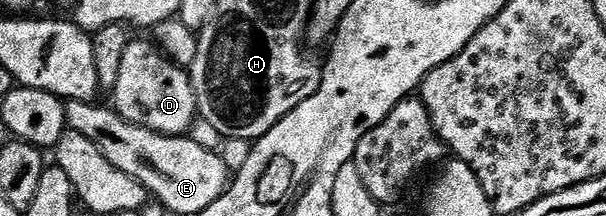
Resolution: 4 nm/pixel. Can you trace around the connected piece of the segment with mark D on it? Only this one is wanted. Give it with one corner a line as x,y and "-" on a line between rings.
146,39
146,41
130,40
127,51
123,51
123,64
119,66
119,80
116,81
115,87
111,90
111,97
113,97
112,108
116,109
118,115
123,119
163,135
179,137
188,134
189,128
193,125
193,120
196,122
199,117
195,87
193,80
189,78
188,68
170,61
149,39

